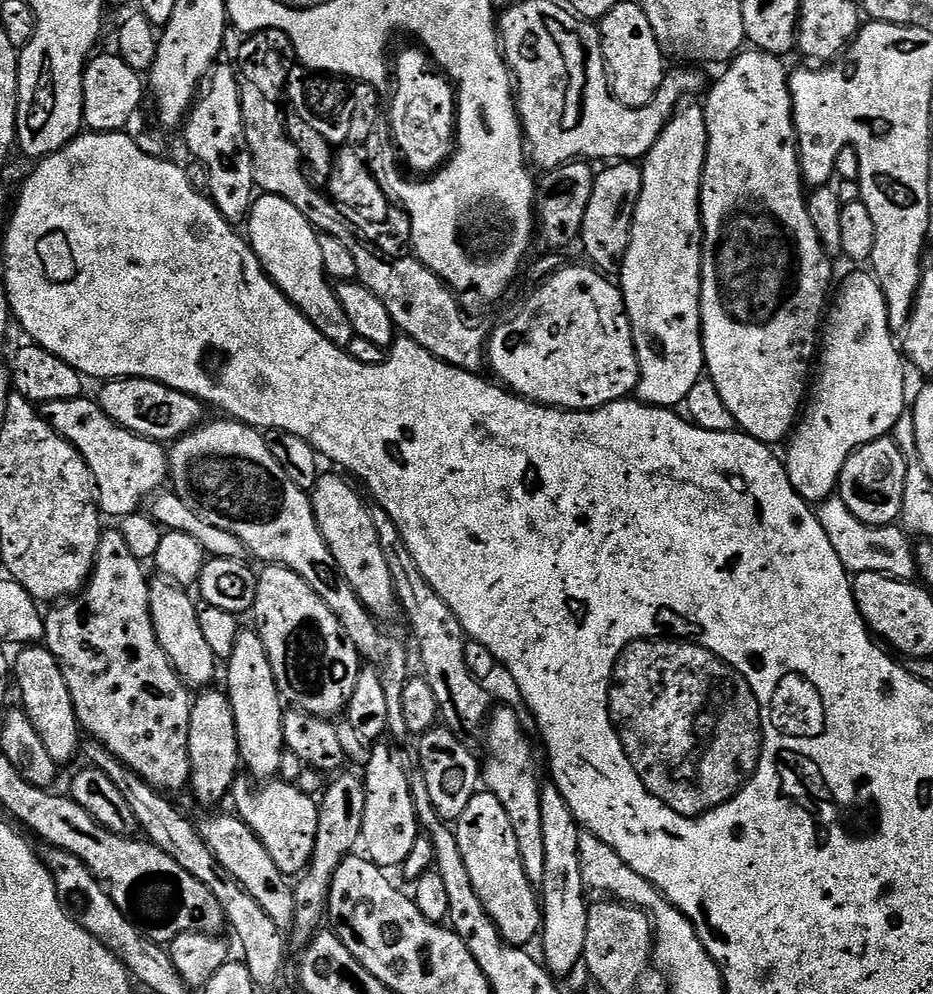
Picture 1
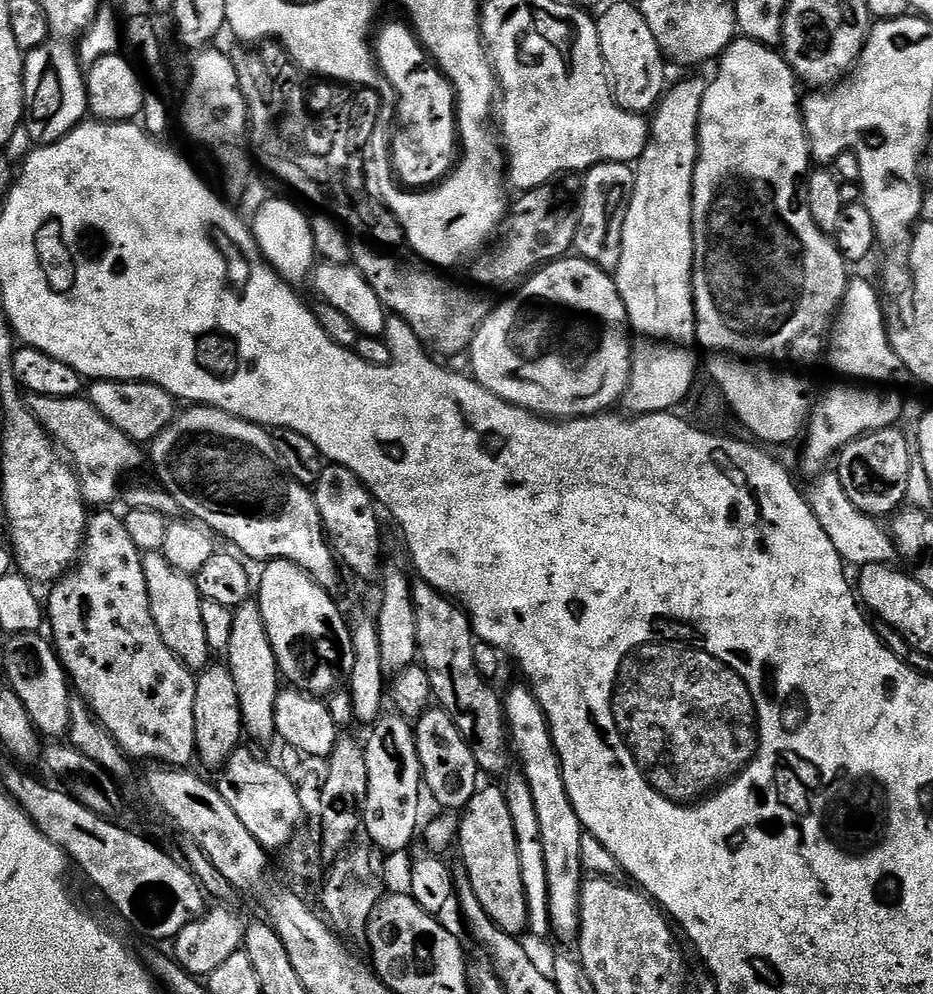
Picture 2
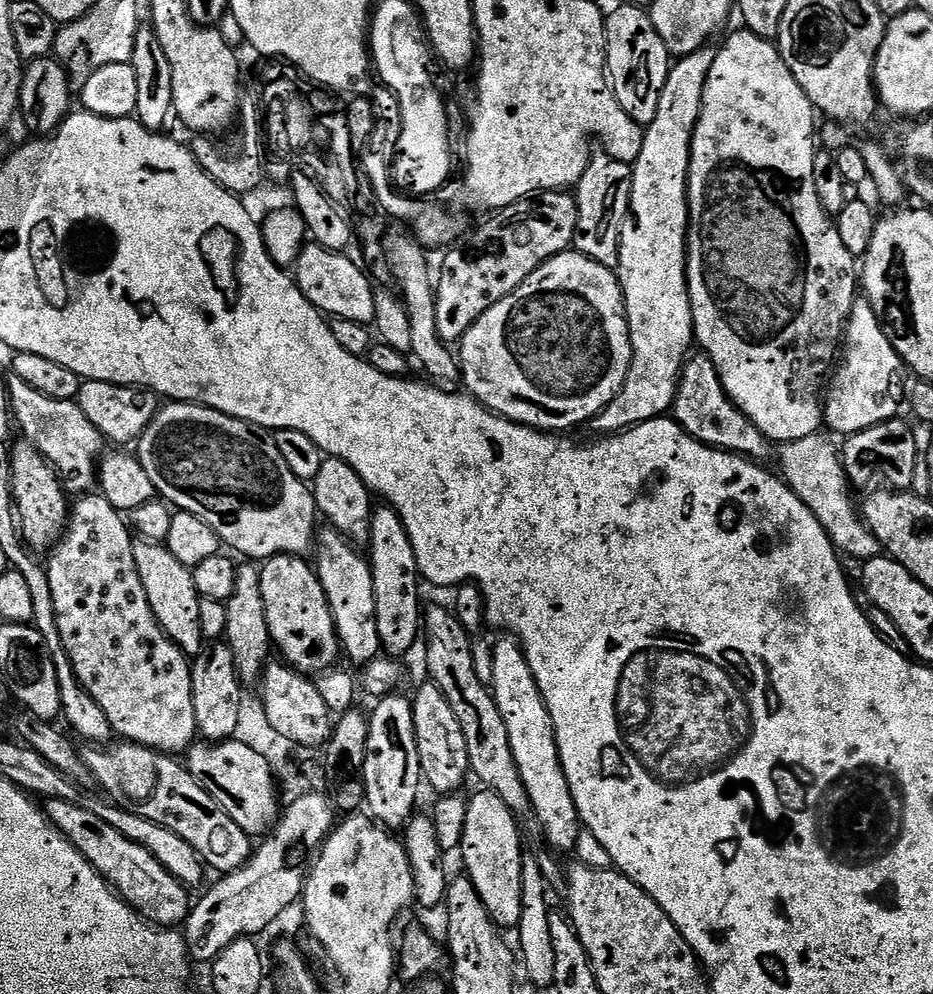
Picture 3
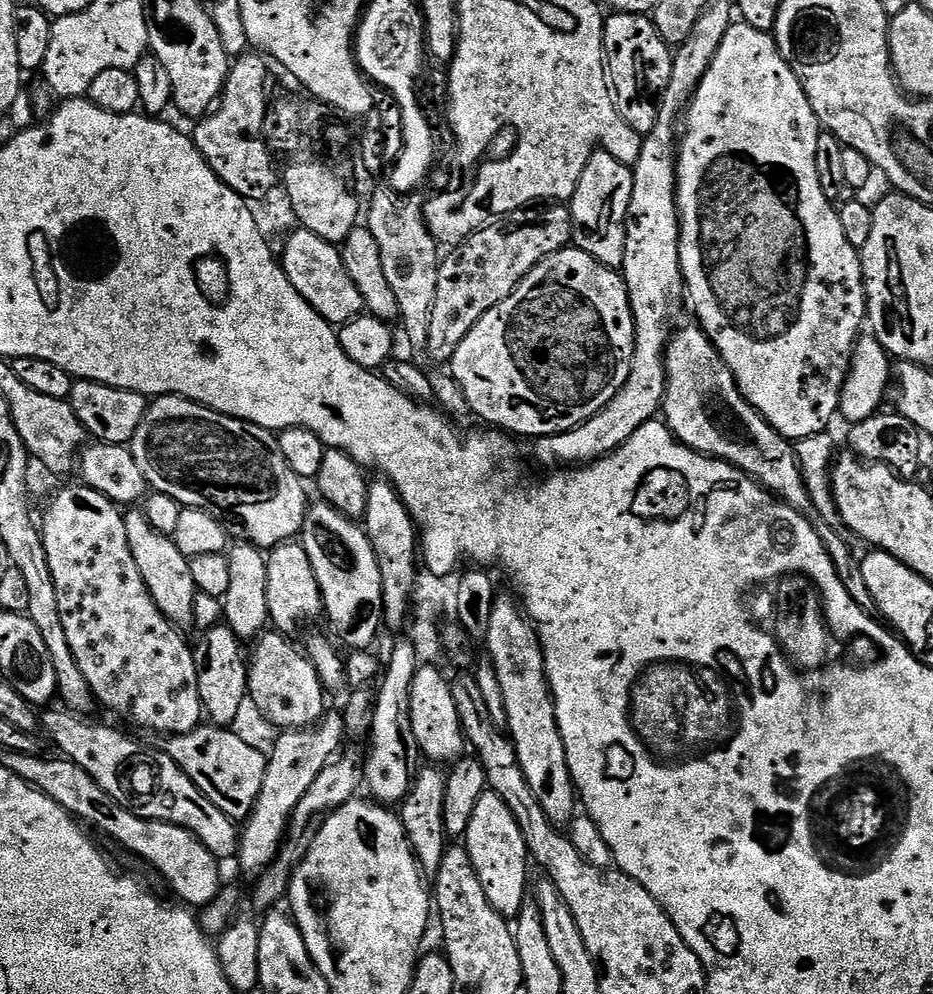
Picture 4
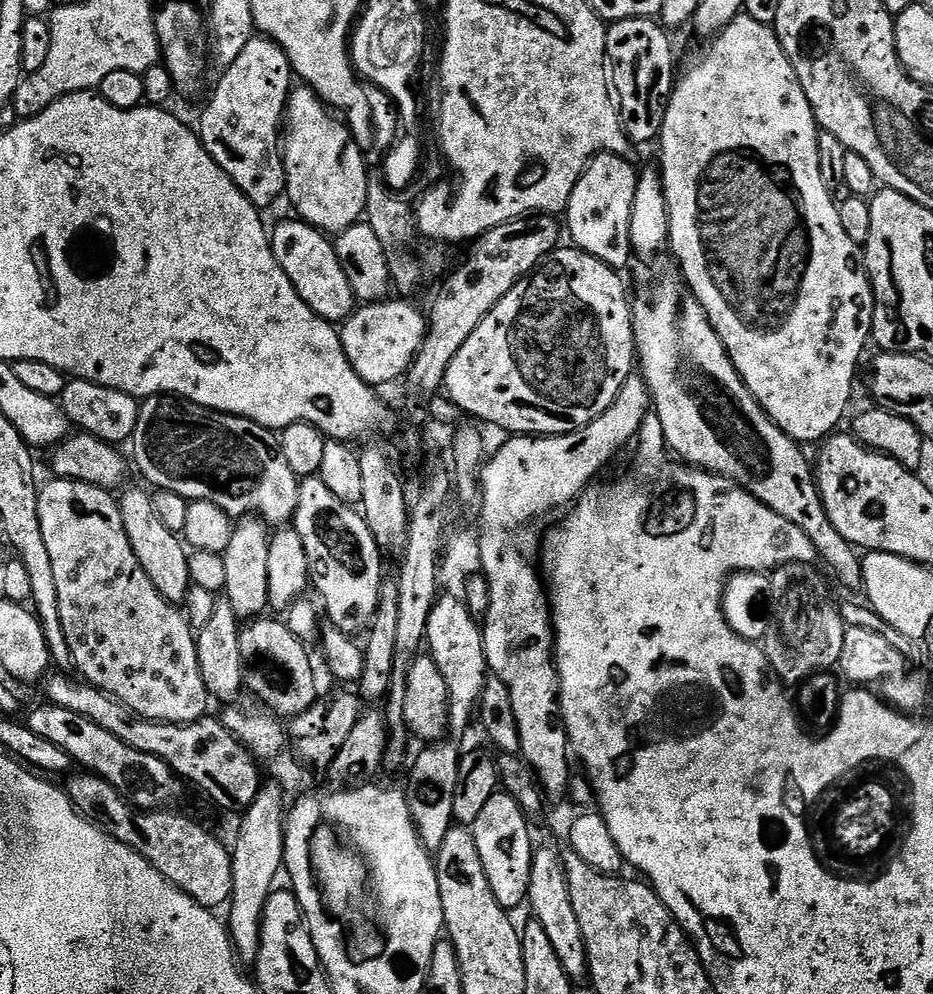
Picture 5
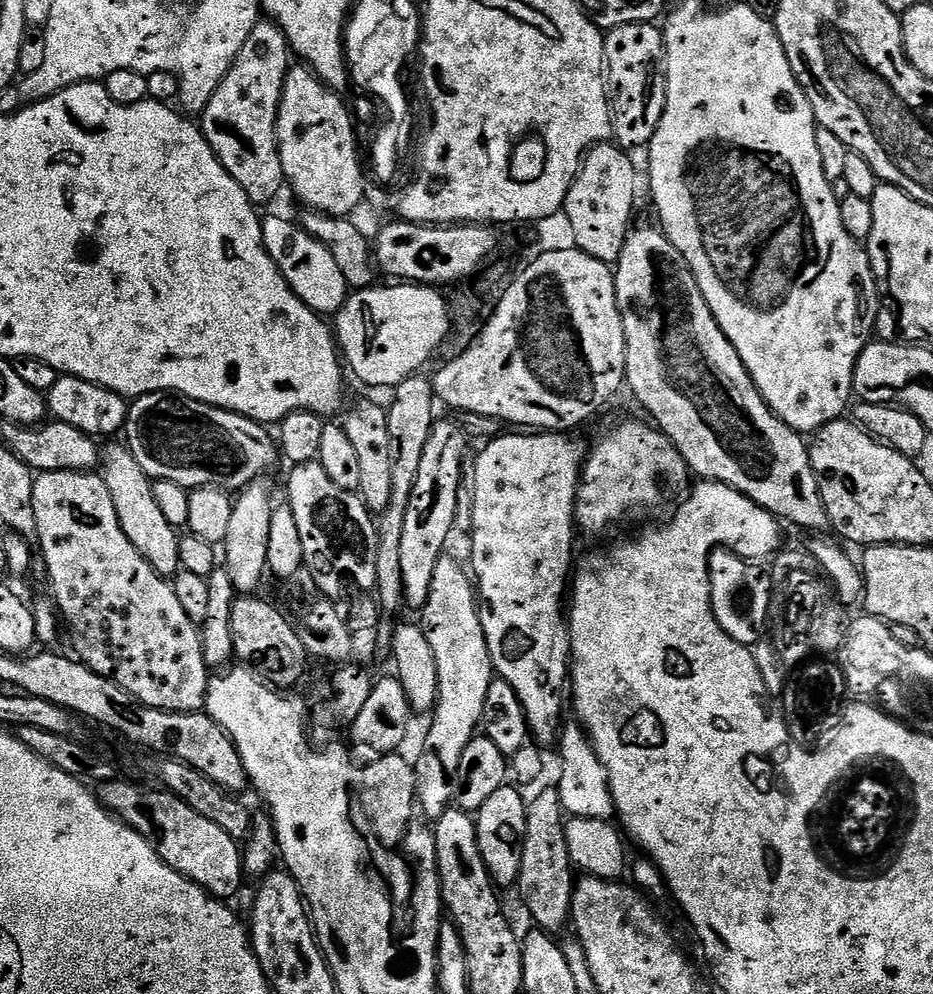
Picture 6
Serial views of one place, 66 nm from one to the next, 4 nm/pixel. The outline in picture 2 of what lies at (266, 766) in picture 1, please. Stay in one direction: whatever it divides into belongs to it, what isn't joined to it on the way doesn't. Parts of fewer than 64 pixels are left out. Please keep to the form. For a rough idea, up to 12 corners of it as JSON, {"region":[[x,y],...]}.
{"region":[[259,603],[239,604],[226,653],[244,728],[277,735],[282,677]]}

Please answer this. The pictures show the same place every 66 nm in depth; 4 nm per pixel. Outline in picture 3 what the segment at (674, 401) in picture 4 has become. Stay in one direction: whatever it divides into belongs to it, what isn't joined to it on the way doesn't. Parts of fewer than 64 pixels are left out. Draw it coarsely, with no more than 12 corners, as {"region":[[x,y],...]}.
{"region":[[693,355],[674,419],[701,444],[767,461],[770,441]]}

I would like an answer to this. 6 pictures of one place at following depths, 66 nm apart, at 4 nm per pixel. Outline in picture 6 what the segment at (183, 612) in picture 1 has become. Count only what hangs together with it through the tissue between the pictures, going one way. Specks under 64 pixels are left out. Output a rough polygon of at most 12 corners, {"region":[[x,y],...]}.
{"region":[[127,443],[100,468],[134,550],[159,576],[181,571],[181,533]]}

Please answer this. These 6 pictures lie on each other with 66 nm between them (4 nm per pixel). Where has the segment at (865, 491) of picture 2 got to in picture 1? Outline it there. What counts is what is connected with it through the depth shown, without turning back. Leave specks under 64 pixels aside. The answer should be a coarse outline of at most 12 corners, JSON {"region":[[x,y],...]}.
{"region":[[891,435],[846,458],[838,497],[871,527],[895,525],[907,458]]}

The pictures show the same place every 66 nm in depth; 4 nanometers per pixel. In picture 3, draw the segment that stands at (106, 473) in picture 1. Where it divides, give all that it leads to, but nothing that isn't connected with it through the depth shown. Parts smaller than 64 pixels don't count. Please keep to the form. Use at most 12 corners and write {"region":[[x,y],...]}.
{"region":[[9,375],[19,435],[65,492],[91,493],[106,441],[75,400]]}

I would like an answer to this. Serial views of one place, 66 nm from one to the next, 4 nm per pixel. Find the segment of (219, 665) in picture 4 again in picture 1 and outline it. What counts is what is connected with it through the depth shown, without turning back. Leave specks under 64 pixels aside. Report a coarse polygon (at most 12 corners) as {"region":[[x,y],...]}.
{"region":[[204,690],[190,714],[190,792],[231,793],[242,761],[227,691]]}

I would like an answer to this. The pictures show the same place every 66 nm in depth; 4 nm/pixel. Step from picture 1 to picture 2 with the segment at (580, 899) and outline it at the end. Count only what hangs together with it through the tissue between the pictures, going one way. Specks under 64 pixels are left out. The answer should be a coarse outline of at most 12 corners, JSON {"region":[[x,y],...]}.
{"region":[[535,692],[502,696],[514,756],[534,797],[551,935],[580,934],[586,879],[578,810]]}

